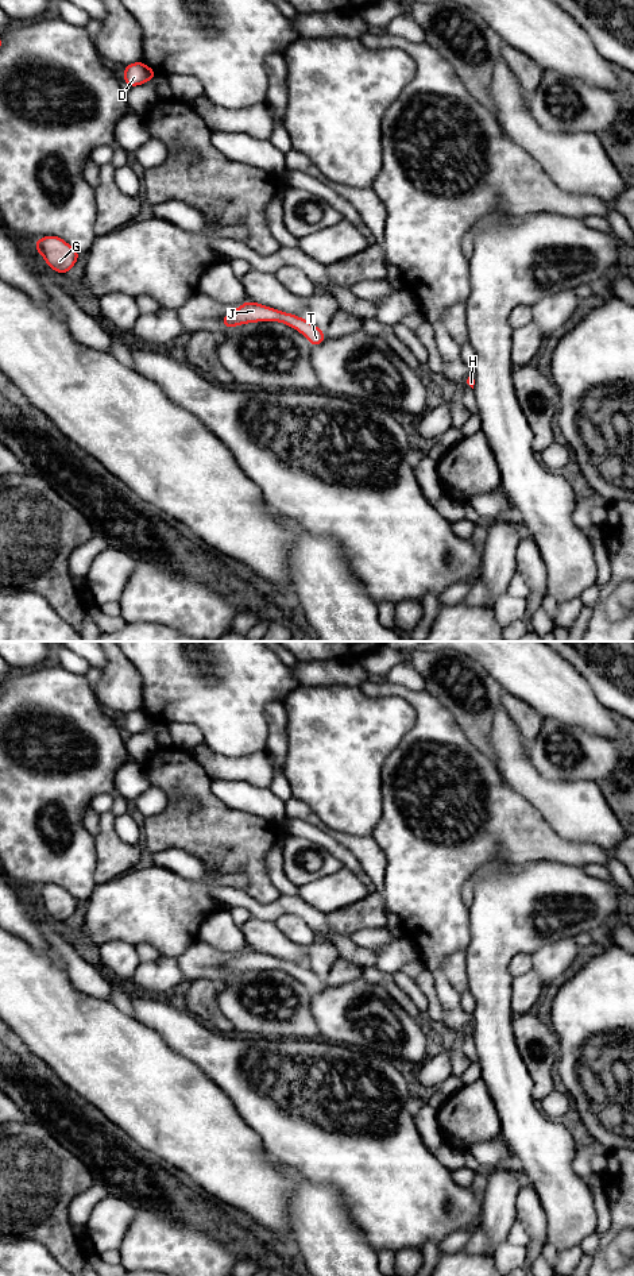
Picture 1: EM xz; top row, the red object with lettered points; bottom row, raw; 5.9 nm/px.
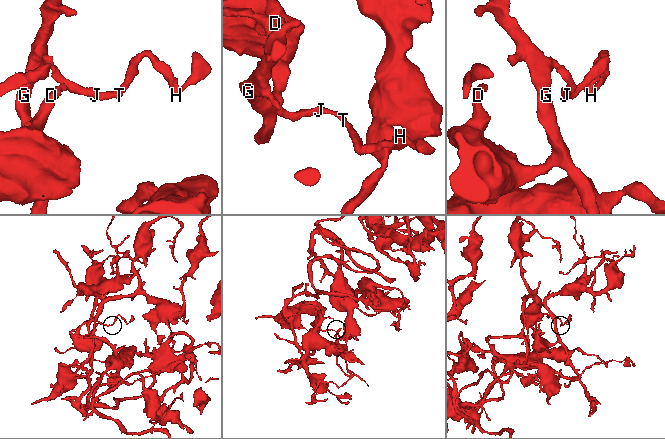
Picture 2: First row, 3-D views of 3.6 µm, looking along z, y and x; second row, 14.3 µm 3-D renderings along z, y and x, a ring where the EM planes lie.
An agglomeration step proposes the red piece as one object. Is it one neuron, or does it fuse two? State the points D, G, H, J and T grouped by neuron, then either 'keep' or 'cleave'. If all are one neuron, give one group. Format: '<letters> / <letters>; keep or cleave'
D G H J T; keep

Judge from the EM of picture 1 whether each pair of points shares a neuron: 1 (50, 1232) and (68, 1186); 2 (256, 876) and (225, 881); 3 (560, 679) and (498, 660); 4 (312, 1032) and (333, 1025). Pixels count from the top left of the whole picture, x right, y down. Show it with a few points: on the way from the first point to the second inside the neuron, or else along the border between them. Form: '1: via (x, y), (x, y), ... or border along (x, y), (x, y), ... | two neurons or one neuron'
1: via (58, 1221), (64, 1197) | one neuron
2: border along (216, 871), (240, 871), (247, 878), (246, 890) | two neurons
3: via (545, 679), (520, 660), (513, 660) | one neuron
4: border along (312, 998), (312, 1017), (323, 1036) | two neurons

